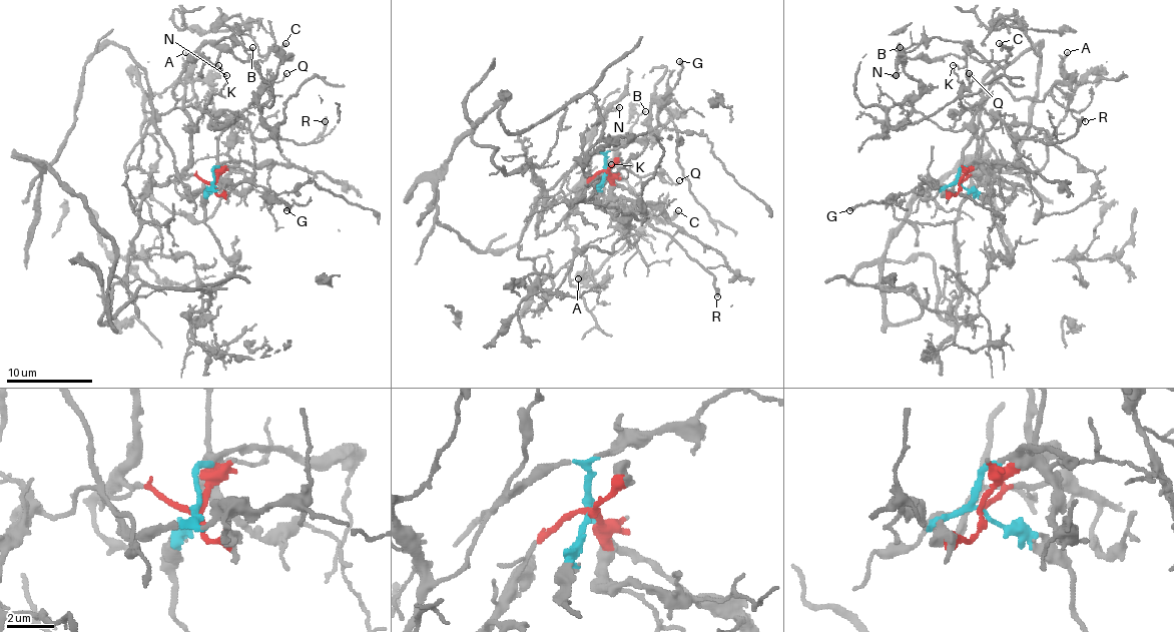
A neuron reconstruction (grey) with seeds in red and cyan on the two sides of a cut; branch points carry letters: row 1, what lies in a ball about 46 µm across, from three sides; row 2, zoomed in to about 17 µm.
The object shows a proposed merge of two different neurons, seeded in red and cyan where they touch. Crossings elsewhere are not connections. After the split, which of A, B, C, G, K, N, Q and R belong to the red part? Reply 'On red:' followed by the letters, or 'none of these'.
On red: A, B, C, K, N, Q, R

